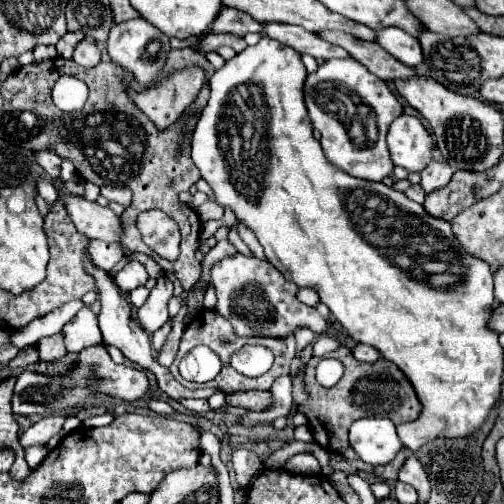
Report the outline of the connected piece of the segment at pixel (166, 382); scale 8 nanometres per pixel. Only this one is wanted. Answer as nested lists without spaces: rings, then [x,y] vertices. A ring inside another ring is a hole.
[[[86,258],[86,270],[94,276],[94,280],[96,280],[96,288],[98,288],[98,294],[100,294],[102,310],[100,310],[100,314],[98,314],[98,322],[100,322],[100,330],[102,330],[102,336],[104,336],[104,342],[106,342],[106,344],[116,346],[116,348],[118,348],[118,350],[120,350],[130,362],[138,364],[142,370],[152,372],[152,374],[156,376],[156,380],[158,380],[160,390],[166,392],[166,394],[174,400],[180,400],[183,398],[210,398],[212,394],[220,391],[220,389],[216,388],[199,388],[191,390],[184,386],[180,386],[180,384],[172,378],[170,370],[164,368],[164,366],[160,366],[158,360],[150,354],[150,338],[148,338],[148,334],[140,328],[140,324],[132,318],[130,304],[128,304],[126,296],[120,294],[120,290],[118,290],[116,284],[108,278],[108,274],[104,274],[102,270],[98,270],[98,268],[90,262],[90,258]]]

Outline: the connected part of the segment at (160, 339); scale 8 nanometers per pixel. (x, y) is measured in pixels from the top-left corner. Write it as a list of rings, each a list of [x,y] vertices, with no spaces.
[[[166,322],[160,330],[156,330],[156,332],[152,334],[152,346],[154,346],[154,350],[156,350],[156,352],[160,352],[160,348],[162,348],[162,344],[166,342],[166,338],[168,338],[170,330],[172,330],[172,322]]]

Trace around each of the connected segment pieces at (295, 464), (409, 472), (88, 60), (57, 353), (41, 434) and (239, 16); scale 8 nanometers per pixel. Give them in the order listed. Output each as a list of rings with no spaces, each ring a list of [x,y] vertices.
[[[310,452],[296,454],[292,460],[288,460],[288,464],[284,468],[290,472],[296,472],[296,474],[320,474],[318,460]]]
[[[416,456],[406,458],[406,462],[402,464],[402,468],[398,472],[398,480],[414,486],[418,490],[418,494],[420,494],[420,502],[428,502],[428,498],[430,498],[430,482],[428,482],[428,476],[426,476],[426,472],[424,472],[424,468],[418,462]]]
[[[80,42],[78,48],[74,50],[74,62],[84,66],[84,68],[94,68],[96,64],[100,64],[100,50],[94,42]]]
[[[64,332],[38,340],[36,350],[38,350],[42,362],[56,362],[56,360],[64,358],[68,354],[68,350],[64,348]]]
[[[46,416],[46,418],[38,420],[24,434],[20,434],[20,446],[28,448],[28,446],[36,446],[36,444],[46,444],[54,434],[60,432],[64,420],[66,420],[64,416]]]
[[[222,8],[220,16],[214,20],[212,32],[230,32],[244,36],[248,32],[262,32],[262,24],[252,20],[252,16],[248,16],[246,12],[234,8]]]

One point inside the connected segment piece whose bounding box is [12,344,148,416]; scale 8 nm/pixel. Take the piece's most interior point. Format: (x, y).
(95, 374)

